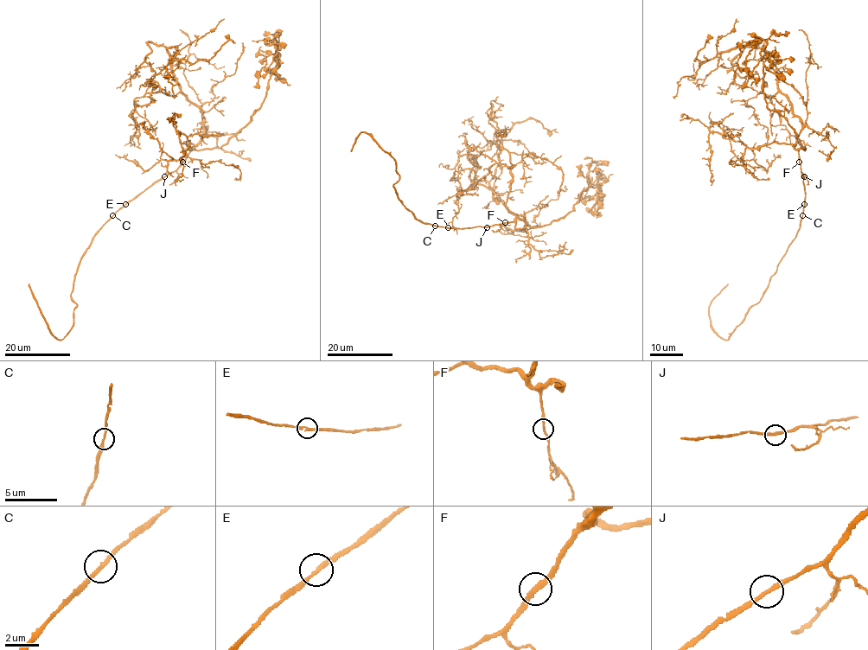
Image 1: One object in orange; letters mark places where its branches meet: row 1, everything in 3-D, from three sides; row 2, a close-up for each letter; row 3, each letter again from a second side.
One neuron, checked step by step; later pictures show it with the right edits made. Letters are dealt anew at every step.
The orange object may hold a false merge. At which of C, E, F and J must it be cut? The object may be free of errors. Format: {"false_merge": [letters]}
{"false_merge": []}

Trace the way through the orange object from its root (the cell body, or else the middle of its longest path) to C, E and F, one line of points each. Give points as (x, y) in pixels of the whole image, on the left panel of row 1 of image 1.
C: (164, 177), (126, 202), (113, 215)
E: (164, 177), (155, 181), (125, 204)
F: (164, 177), (182, 162)

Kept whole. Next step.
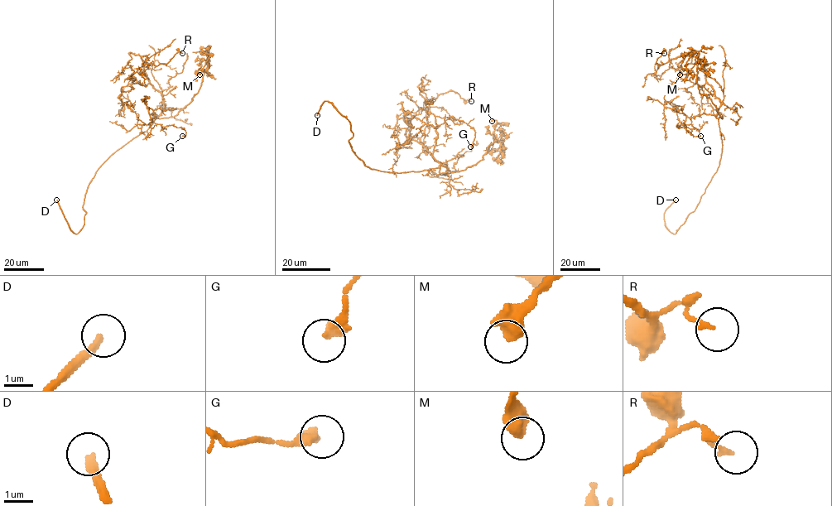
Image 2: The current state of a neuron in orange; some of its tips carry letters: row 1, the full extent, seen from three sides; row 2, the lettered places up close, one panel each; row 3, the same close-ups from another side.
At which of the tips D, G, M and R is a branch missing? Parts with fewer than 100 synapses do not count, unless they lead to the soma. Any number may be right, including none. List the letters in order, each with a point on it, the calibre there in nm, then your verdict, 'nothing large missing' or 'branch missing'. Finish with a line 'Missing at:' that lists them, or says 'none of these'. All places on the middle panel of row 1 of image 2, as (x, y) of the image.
D: place (317, 115); calibre 300 nm; branch missing
G: place (470, 146); calibre 400 nm; nothing large missing
M: place (492, 121); calibre 500 nm; nothing large missing
R: place (471, 101); calibre 130 nm; nothing large missing
Missing at: D

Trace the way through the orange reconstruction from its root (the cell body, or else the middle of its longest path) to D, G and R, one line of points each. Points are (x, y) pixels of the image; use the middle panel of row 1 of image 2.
D: (418, 171), (372, 170), (353, 151), (348, 142), (353, 136), (351, 123), (329, 102), (322, 103), (317, 115)
G: (418, 171), (440, 165), (432, 156), (437, 136), (434, 127), (449, 117), (473, 129), (470, 146)
R: (418, 171), (440, 165), (448, 169), (425, 152), (420, 141), (427, 123), (425, 100), (454, 91), (471, 101)

